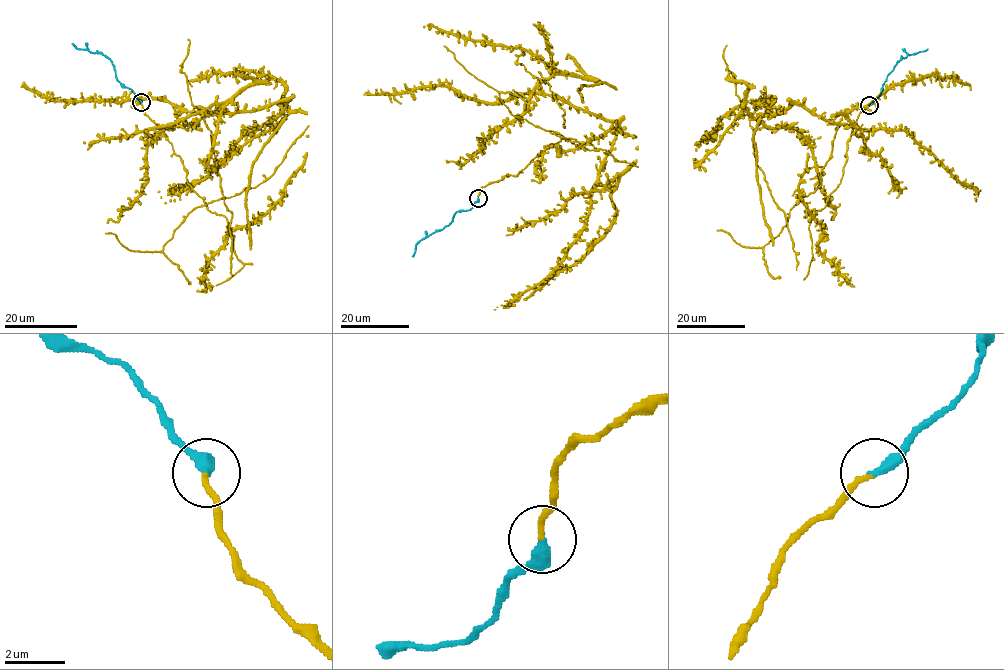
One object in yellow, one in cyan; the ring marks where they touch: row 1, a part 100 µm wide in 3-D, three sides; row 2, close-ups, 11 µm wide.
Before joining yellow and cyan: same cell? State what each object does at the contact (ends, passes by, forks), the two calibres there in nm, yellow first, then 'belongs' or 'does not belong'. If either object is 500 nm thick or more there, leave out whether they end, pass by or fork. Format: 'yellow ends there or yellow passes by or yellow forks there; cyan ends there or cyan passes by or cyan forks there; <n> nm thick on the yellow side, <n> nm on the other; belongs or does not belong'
yellow ends there; cyan ends there; 180 nm thick on the yellow side, 400 nm on the other; belongs

